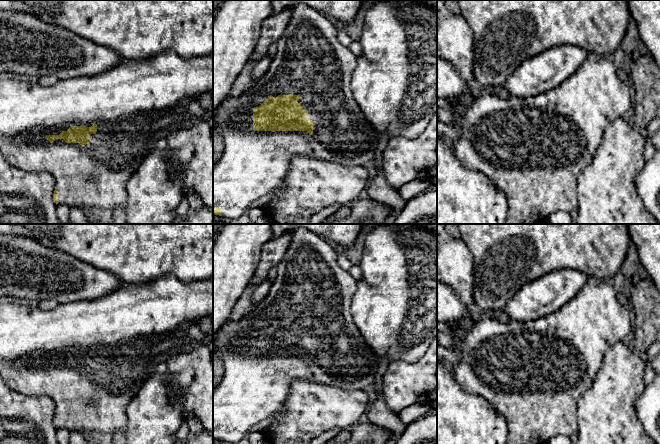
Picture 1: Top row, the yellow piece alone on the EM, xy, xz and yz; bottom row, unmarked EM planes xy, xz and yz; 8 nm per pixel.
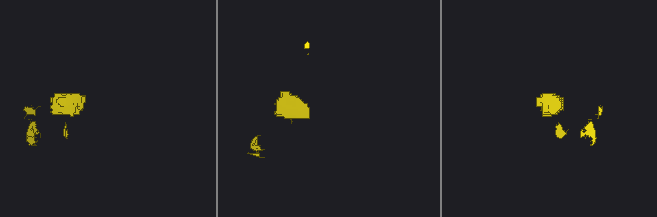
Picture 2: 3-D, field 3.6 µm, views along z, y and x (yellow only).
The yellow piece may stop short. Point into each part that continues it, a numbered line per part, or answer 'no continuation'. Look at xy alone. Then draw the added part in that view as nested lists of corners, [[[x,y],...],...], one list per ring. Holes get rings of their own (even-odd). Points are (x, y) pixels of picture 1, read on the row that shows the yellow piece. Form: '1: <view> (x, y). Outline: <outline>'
1: xy (138, 102). Outline: [[[173,50],[159,52],[143,60],[123,59],[117,65],[100,75],[77,77],[59,80],[54,85],[43,87],[38,81],[30,82],[18,80],[13,76],[0,79],[0,151],[4,158],[14,167],[25,172],[47,172],[56,181],[58,191],[58,204],[66,205],[71,208],[91,209],[94,207],[103,210],[115,210],[116,208],[125,209],[127,205],[126,183],[135,173],[142,161],[156,149],[156,143],[166,138],[174,131],[182,130],[197,125],[200,122],[211,122],[213,120],[213,52],[209,55],[183,58]],[[97,125],[97,132],[90,135],[90,143],[82,147],[79,143],[66,143],[63,139],[55,139],[50,143],[46,135],[59,135],[62,131],[67,131],[71,126],[91,127]]]

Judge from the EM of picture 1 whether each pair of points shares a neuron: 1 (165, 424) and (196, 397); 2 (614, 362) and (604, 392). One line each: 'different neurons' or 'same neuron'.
1: different neurons
2: same neuron

